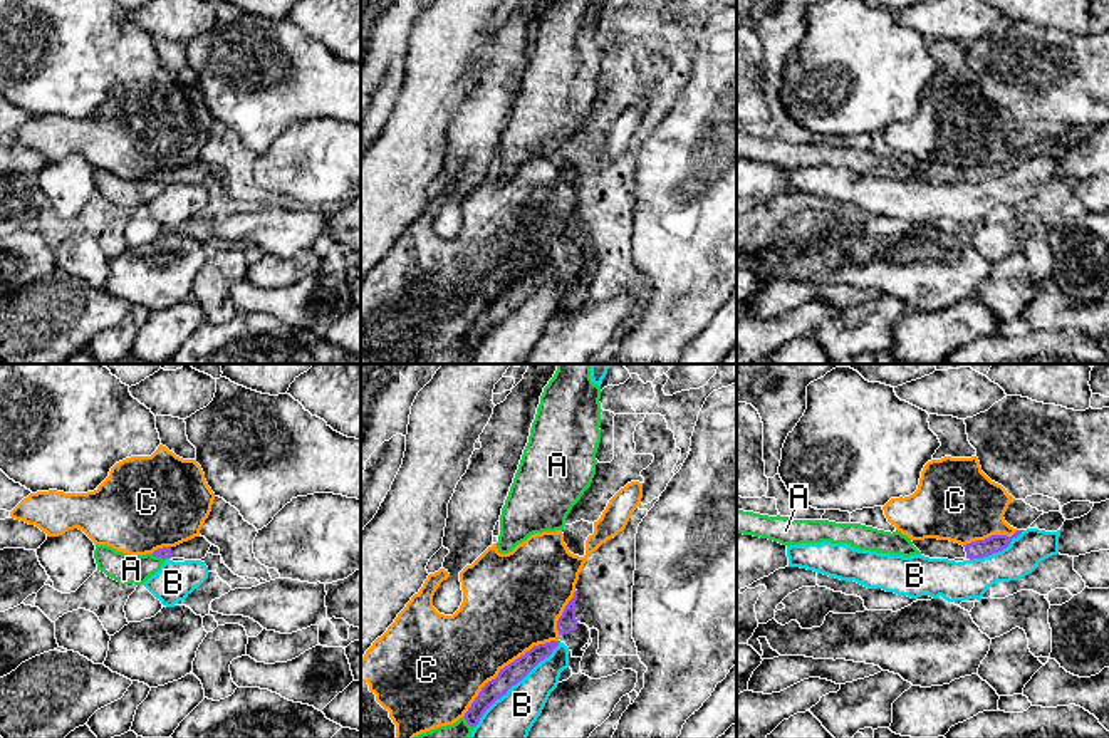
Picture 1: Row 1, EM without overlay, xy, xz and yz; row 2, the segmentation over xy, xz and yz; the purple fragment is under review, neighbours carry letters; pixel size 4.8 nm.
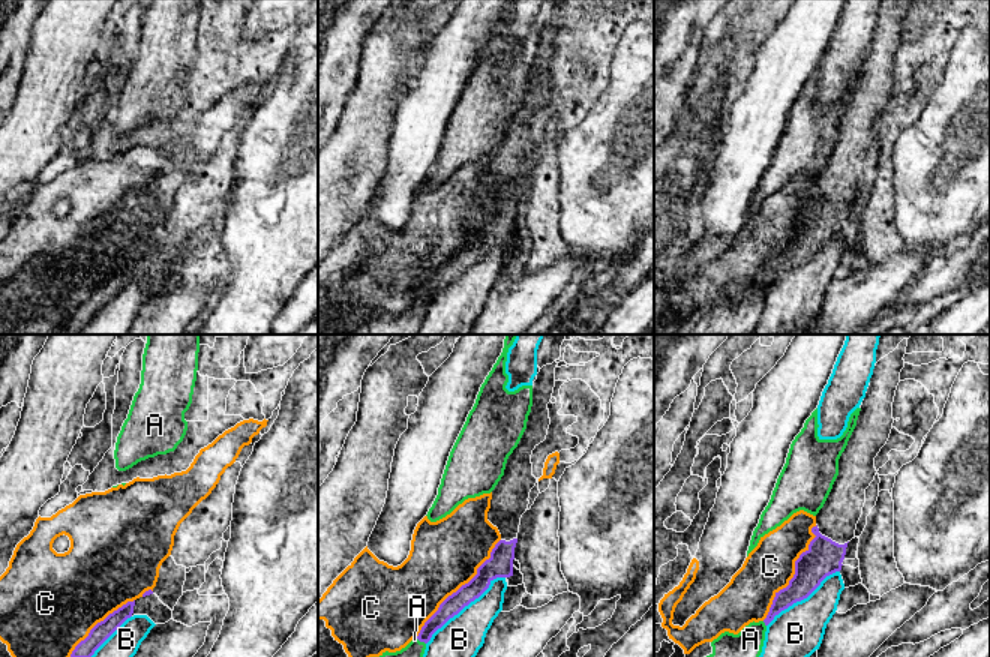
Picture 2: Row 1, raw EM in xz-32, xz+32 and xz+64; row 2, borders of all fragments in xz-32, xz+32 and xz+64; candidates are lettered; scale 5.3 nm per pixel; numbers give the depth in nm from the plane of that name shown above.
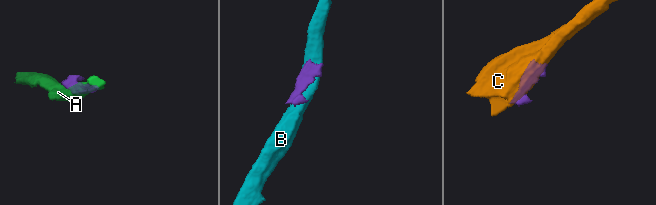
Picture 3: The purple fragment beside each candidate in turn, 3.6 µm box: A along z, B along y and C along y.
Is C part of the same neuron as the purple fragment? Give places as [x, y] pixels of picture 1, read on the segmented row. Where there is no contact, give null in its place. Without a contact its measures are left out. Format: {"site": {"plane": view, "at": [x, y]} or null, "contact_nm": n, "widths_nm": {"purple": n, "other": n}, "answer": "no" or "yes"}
{"site": {"plane": "xz", "at": [505, 666]}, "contact_nm": 600, "widths_nm": {"purple": 100, "other": 420}, "answer": "no"}

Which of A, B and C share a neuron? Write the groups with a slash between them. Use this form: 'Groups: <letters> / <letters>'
Groups: A / B / C

